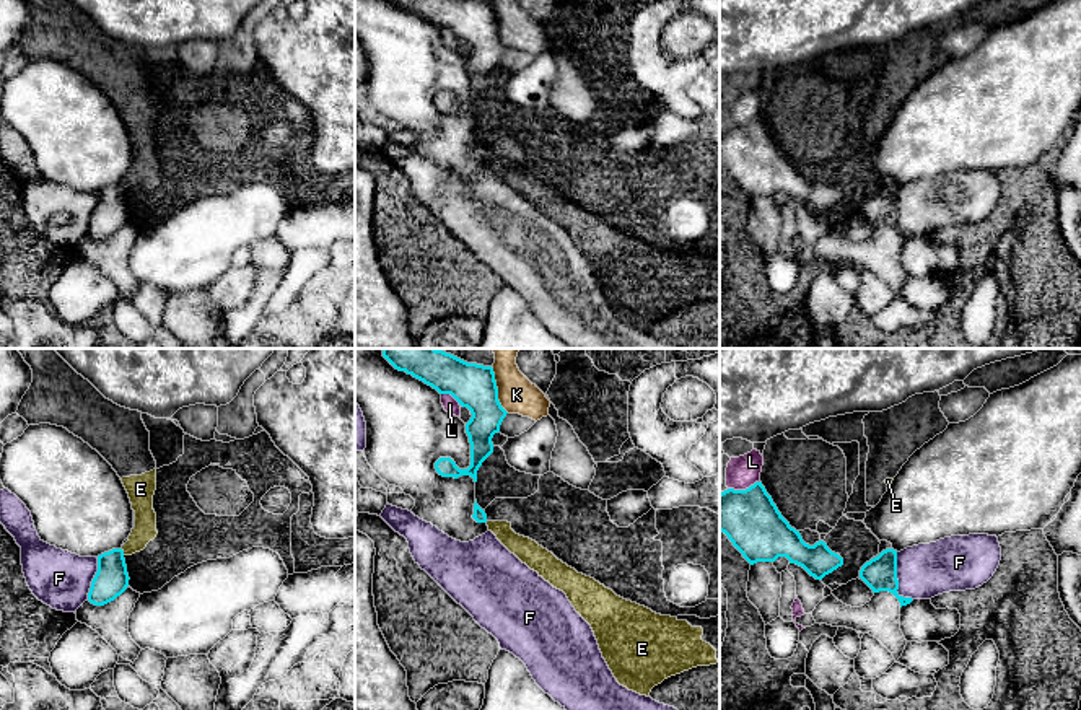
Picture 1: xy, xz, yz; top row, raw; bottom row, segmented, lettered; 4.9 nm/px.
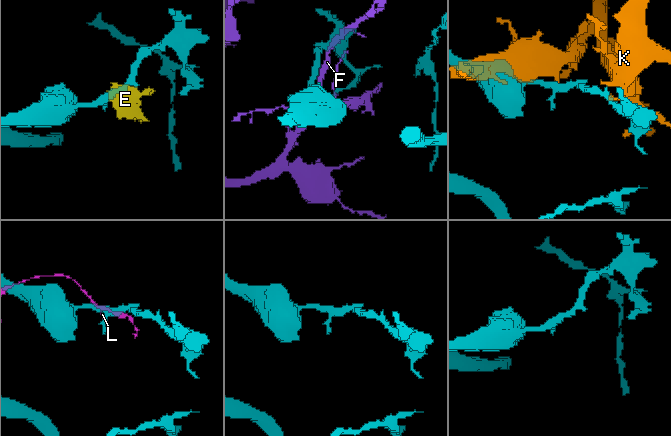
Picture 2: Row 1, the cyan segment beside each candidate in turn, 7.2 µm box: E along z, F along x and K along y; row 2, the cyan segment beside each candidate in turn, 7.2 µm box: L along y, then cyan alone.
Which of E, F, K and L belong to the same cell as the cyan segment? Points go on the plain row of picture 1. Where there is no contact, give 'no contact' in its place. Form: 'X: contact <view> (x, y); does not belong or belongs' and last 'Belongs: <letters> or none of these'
E: contact xy (122, 188); does not belong
F: contact yz (897, 215); does not belong
K: contact xz (497, 25); does not belong
L: contact xz (451, 30); does not belong
Belongs: none of these

